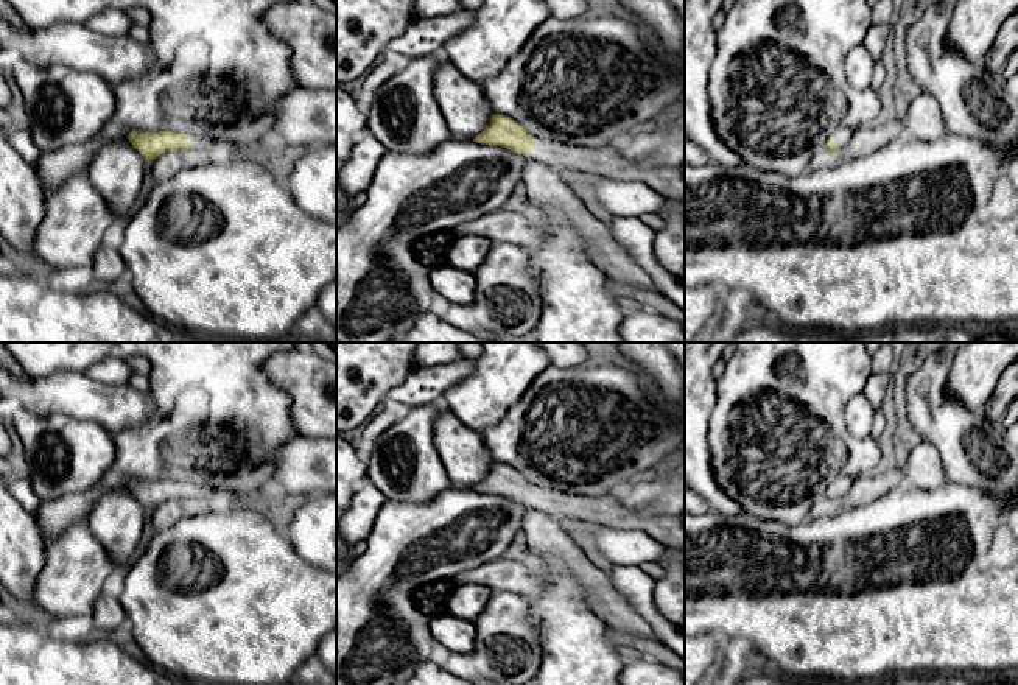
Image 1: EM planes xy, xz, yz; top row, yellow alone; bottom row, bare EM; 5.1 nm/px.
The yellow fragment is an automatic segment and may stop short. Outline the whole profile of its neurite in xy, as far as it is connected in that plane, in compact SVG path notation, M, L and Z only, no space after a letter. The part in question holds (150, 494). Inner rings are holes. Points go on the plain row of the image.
M134 478L128 484L128 489L145 506L145 509L154 509L160 503L174 498L202 503L204 506L215 504L218 501L224 504L237 504L237 501L233 501L232 497L227 497L224 492L215 492L209 486L185 481L140 481Z

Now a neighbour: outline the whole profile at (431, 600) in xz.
M448 579L422 585L412 592L412 604L430 618L448 615L447 599L455 587Z

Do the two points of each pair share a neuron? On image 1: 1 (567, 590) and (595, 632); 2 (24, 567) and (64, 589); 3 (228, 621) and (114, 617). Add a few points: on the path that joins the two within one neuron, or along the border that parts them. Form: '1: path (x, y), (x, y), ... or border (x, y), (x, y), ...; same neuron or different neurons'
1: path (567, 601), (584, 621); same neuron
2: border (44, 539), (45, 564), (38, 576), (33, 600); different neurons
3: border (117, 598), (126, 617); different neurons

